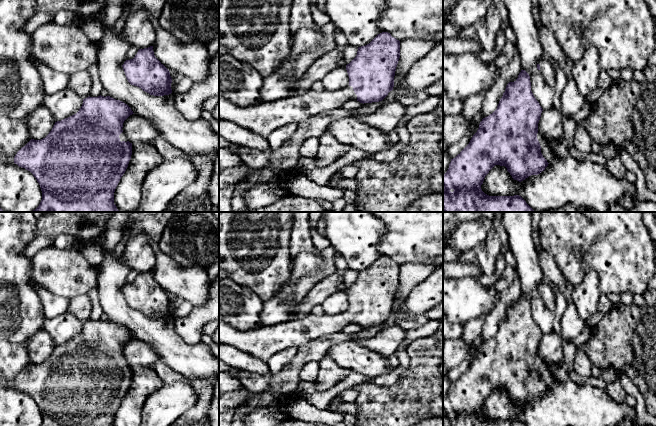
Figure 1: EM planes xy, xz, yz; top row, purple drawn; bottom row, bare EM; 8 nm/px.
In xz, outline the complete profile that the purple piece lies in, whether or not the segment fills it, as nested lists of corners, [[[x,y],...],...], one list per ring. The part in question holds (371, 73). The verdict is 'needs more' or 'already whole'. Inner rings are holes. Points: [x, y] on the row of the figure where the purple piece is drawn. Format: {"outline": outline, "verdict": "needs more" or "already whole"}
{"outline": [[[388,32],[378,34],[369,44],[358,47],[356,57],[346,65],[349,85],[340,90],[309,90],[301,95],[290,95],[273,102],[261,102],[254,106],[237,106],[219,96],[219,119],[233,122],[252,133],[268,139],[269,135],[282,126],[299,124],[322,112],[341,108],[349,100],[360,103],[382,101],[394,87],[394,76],[400,58],[400,41]]], "verdict": "needs more"}

